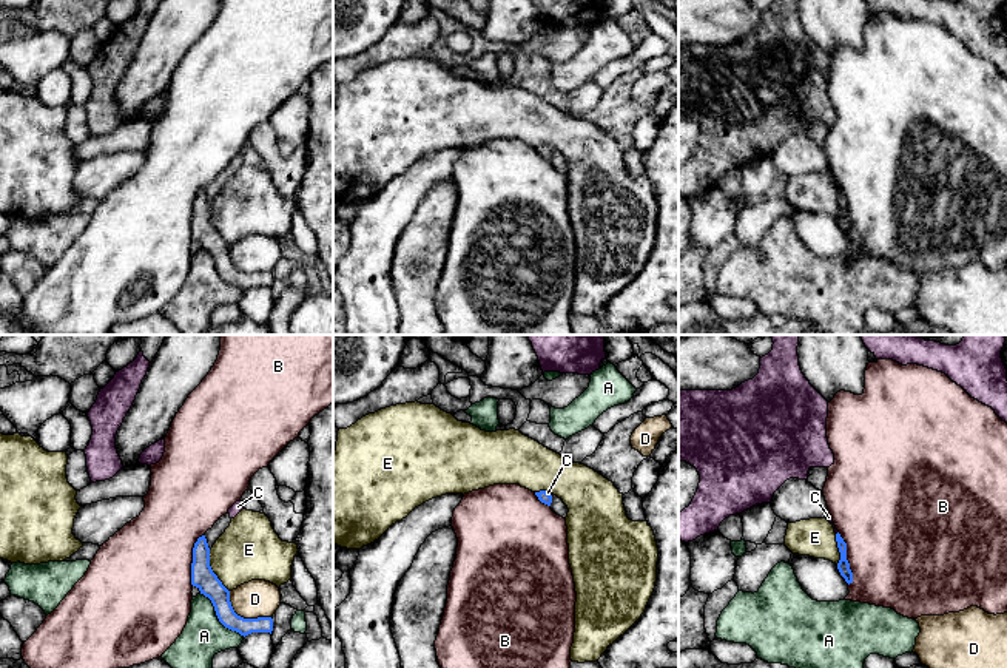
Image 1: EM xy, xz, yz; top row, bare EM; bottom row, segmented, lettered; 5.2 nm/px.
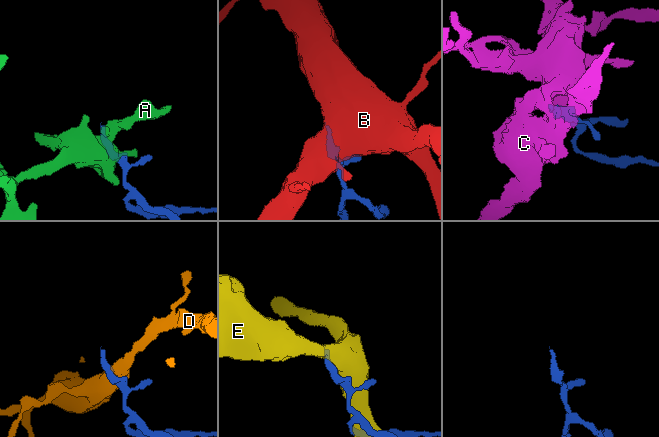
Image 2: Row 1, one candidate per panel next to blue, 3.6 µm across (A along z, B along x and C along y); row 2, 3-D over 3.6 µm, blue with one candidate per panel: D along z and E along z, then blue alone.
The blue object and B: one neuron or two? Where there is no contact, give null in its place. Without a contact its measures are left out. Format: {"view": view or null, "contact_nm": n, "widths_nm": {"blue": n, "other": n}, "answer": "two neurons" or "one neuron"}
{"view": "xy", "contact_nm": 280, "widths_nm": {"blue": 120, "other": 460}, "answer": "two neurons"}

